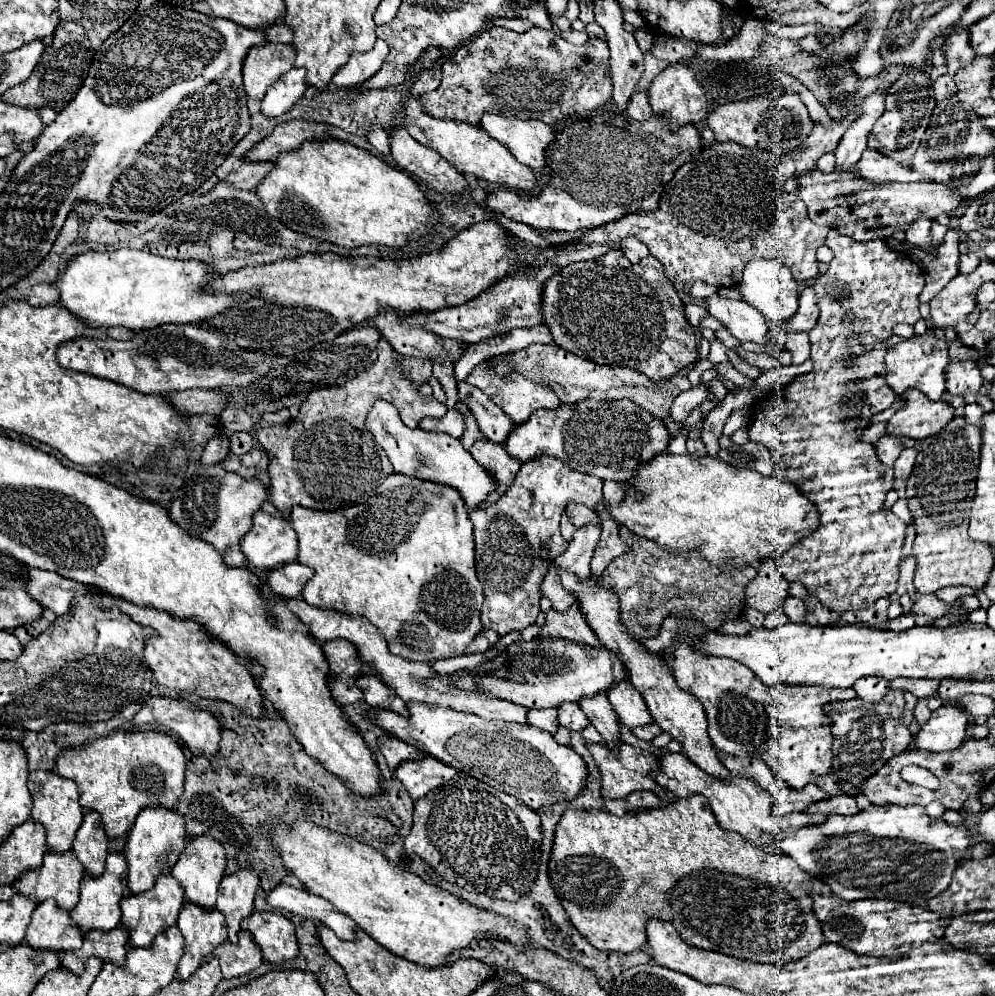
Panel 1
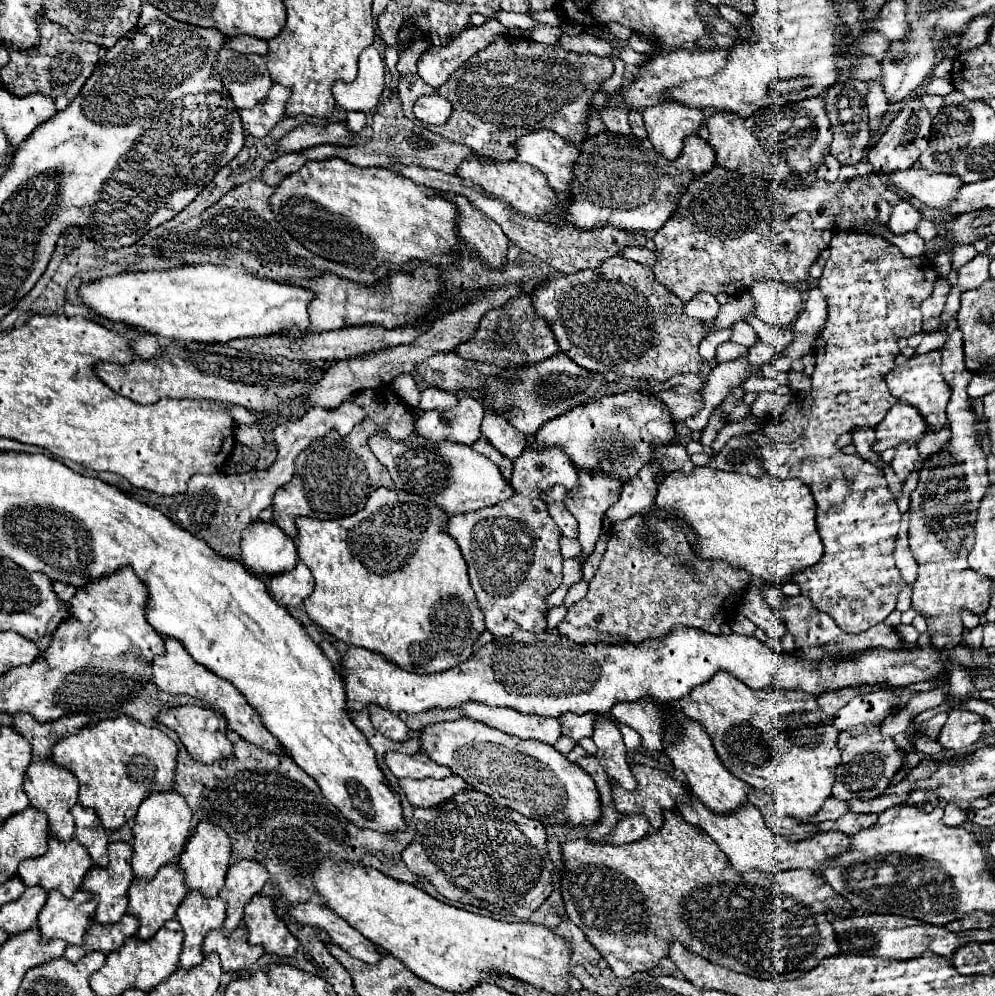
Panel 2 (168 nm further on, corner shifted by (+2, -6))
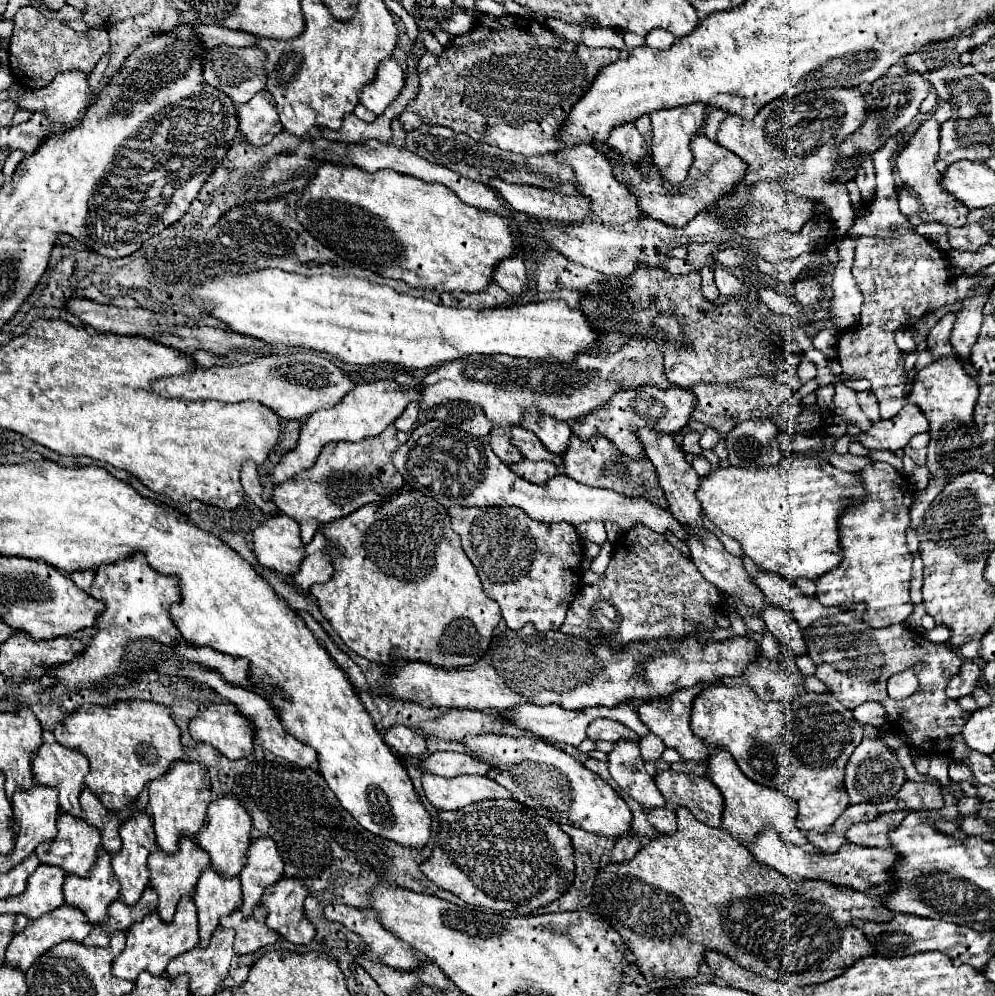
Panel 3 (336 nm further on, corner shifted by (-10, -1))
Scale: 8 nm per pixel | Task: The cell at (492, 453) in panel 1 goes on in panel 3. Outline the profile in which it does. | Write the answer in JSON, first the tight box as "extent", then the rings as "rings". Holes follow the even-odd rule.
{"extent":[490,428,522,464],"rings":[[[492,428],[492,432],[490,432],[490,446],[496,452],[496,456],[500,460],[504,460],[506,464],[522,460],[522,454],[516,450],[516,446],[512,446],[510,434],[504,428]]]}

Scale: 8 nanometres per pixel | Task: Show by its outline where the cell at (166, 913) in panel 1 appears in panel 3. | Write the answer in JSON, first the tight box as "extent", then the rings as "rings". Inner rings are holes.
{"extent":[148,838,210,922],"rings":[[[186,838],[180,840],[180,852],[176,852],[176,854],[164,854],[164,852],[156,850],[154,854],[148,856],[150,888],[156,890],[156,894],[160,898],[158,900],[158,916],[162,922],[172,922],[174,912],[176,912],[176,904],[180,902],[180,898],[190,896],[190,892],[194,892],[200,874],[208,866],[210,866],[208,854],[204,854],[204,850],[198,850],[194,840],[186,840]]]}

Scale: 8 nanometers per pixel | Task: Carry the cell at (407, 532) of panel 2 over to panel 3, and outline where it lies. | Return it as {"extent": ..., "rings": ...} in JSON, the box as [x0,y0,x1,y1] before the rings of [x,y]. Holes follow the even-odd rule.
{"extent":[310,490,500,668],"rings":[[[408,490],[386,504],[366,504],[360,510],[322,526],[322,534],[334,550],[330,560],[334,576],[310,588],[322,616],[356,654],[390,664],[390,650],[400,648],[404,660],[420,660],[440,668],[468,666],[484,656],[492,632],[500,622],[500,606],[482,590],[474,564],[460,546],[460,536],[450,526],[450,514],[436,500]]]}

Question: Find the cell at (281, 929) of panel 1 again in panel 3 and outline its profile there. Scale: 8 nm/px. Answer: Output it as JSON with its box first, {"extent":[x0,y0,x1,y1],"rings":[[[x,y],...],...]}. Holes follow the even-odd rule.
{"extent":[260,878,314,944],"rings":[[[280,878],[264,890],[260,900],[268,912],[266,926],[292,944],[310,944],[314,938],[314,926],[304,918],[302,910],[306,894],[304,884],[292,878]]]}

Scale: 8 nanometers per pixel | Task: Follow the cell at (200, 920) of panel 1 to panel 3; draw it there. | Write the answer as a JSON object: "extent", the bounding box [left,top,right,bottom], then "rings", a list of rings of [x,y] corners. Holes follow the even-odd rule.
{"extent":[194,868,242,948],"rings":[[[206,868],[196,884],[194,904],[200,922],[200,946],[206,948],[220,916],[232,914],[240,908],[242,890],[238,878],[220,878],[212,868]]]}

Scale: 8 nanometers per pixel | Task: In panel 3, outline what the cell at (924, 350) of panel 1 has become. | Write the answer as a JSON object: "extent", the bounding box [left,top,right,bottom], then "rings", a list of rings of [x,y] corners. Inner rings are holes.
{"extent":[908,356,978,434],"rings":[[[944,356],[934,360],[930,366],[916,372],[912,390],[908,394],[908,402],[916,404],[930,422],[930,434],[936,430],[944,430],[948,422],[972,422],[972,410],[978,398],[978,384],[976,380],[966,374],[964,366],[956,356]]]}

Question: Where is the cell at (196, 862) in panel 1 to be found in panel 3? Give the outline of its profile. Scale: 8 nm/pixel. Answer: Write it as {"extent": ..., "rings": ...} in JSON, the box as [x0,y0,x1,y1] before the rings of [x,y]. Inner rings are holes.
{"extent":[196,798,252,878],"rings":[[[218,798],[210,802],[208,814],[206,814],[206,824],[200,828],[196,834],[196,844],[210,854],[210,866],[224,878],[234,878],[240,874],[244,862],[246,862],[246,850],[250,846],[250,830],[252,830],[252,820],[248,812],[236,802],[234,798]]]}

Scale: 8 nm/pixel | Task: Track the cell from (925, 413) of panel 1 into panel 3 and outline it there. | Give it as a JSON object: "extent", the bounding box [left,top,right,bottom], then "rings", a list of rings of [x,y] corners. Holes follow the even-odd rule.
{"extent":[858,404,928,450],"rings":[[[906,404],[894,418],[880,420],[872,424],[868,432],[862,432],[858,440],[872,450],[892,450],[904,448],[914,434],[928,432],[928,420],[916,404]]]}

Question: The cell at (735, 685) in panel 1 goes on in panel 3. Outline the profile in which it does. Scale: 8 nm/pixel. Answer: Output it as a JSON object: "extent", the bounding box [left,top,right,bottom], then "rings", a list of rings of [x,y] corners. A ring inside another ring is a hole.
{"extent":[692,684,862,830],"rings":[[[714,684],[704,688],[692,702],[692,730],[710,748],[726,748],[750,780],[776,788],[794,800],[800,810],[800,830],[828,830],[850,804],[844,788],[844,768],[862,740],[862,726],[828,692],[806,692],[784,704],[764,702],[752,688],[748,690],[742,684]]]}

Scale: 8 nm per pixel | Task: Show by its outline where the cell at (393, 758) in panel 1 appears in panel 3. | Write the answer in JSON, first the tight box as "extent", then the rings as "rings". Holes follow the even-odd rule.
{"extent":[418,752,490,776],"rings":[[[432,752],[428,758],[420,760],[418,768],[422,772],[432,772],[438,776],[460,776],[460,774],[486,774],[490,768],[488,764],[478,762],[470,754],[458,754],[458,752]]]}

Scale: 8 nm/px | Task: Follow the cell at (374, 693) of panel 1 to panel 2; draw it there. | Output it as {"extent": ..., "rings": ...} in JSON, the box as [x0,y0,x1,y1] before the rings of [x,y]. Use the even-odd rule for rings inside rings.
{"extent":[368,705,410,741],"rings":[[[370,705],[368,707],[370,711],[370,719],[372,719],[372,725],[384,735],[388,737],[390,741],[408,741],[410,737],[410,729],[406,727],[404,721],[398,719],[396,713],[390,713],[388,709],[382,709],[378,705]]]}

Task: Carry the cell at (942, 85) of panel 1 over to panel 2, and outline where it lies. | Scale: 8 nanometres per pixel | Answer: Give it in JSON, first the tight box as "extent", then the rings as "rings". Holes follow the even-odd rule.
{"extent":[922,95,944,117],"rings":[[[924,95],[924,97],[922,97],[922,103],[924,103],[924,107],[928,109],[928,113],[930,113],[932,117],[936,117],[938,109],[942,107],[942,101],[944,101],[944,97],[936,97],[936,95]]]}

